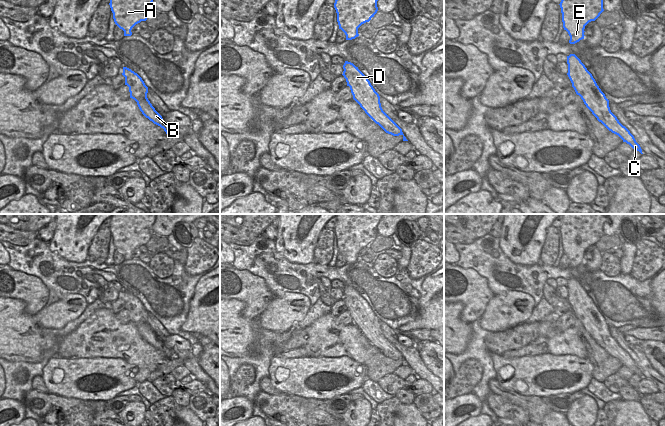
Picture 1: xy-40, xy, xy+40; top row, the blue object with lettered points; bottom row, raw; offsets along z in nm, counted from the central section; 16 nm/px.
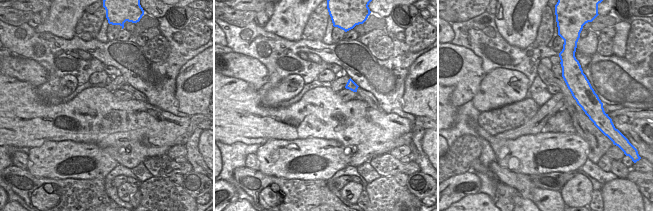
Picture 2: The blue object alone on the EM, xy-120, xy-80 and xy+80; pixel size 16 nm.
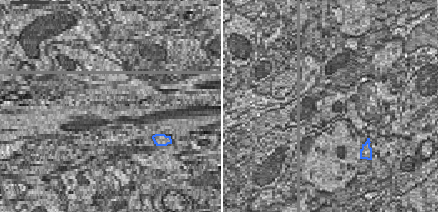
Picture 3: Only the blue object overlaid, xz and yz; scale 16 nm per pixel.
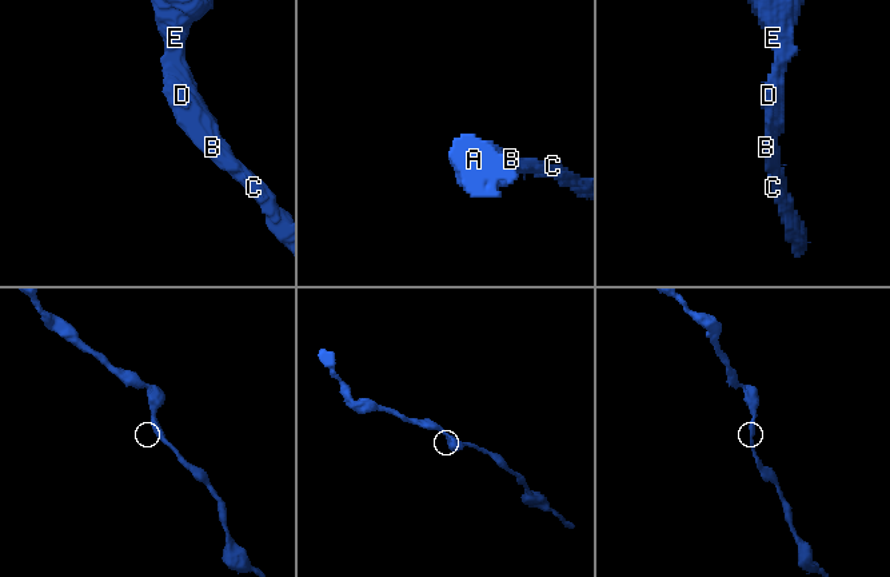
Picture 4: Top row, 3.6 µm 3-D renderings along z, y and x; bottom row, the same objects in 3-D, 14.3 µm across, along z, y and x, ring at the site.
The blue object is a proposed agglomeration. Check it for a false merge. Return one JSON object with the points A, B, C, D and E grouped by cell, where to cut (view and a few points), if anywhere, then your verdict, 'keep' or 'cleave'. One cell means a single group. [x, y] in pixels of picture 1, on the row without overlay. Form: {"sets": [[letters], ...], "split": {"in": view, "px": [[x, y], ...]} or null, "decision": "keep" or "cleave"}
{"sets": [["A", "B", "C", "D", "E"]], "split": null, "decision": "keep"}

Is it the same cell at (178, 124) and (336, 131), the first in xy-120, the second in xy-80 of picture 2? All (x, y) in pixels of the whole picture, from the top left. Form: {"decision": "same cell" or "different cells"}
{"decision": "same cell"}

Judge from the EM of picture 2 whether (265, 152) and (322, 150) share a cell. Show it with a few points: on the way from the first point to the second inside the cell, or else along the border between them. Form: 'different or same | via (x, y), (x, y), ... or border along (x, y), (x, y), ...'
same | via (279, 155), (308, 153)

